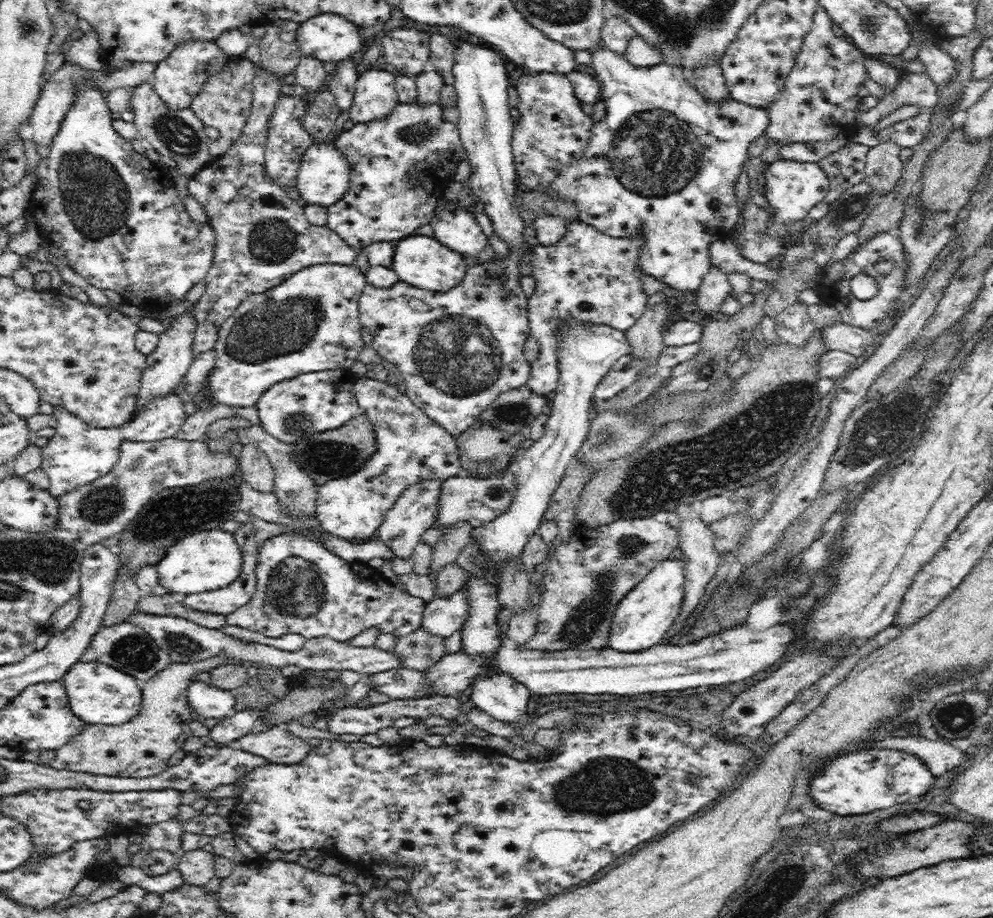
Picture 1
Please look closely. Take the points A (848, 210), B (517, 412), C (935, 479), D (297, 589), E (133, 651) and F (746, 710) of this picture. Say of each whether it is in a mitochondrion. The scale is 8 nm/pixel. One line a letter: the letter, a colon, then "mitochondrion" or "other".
A: mitochondrion
B: mitochondrion
C: other
D: mitochondrion
E: mitochondrion
F: other

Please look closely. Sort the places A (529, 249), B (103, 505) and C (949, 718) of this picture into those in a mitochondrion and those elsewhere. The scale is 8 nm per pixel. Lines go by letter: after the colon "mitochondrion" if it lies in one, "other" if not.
A: other
B: mitochondrion
C: mitochondrion

